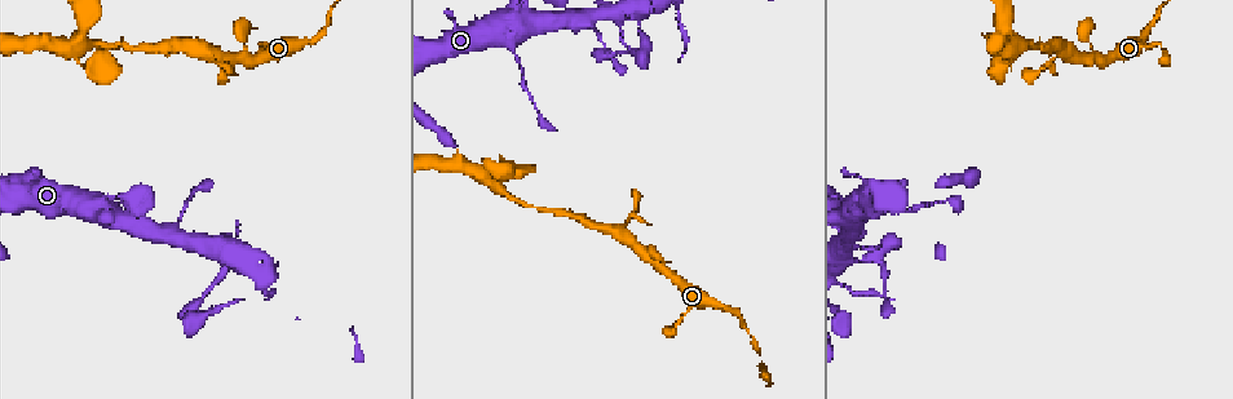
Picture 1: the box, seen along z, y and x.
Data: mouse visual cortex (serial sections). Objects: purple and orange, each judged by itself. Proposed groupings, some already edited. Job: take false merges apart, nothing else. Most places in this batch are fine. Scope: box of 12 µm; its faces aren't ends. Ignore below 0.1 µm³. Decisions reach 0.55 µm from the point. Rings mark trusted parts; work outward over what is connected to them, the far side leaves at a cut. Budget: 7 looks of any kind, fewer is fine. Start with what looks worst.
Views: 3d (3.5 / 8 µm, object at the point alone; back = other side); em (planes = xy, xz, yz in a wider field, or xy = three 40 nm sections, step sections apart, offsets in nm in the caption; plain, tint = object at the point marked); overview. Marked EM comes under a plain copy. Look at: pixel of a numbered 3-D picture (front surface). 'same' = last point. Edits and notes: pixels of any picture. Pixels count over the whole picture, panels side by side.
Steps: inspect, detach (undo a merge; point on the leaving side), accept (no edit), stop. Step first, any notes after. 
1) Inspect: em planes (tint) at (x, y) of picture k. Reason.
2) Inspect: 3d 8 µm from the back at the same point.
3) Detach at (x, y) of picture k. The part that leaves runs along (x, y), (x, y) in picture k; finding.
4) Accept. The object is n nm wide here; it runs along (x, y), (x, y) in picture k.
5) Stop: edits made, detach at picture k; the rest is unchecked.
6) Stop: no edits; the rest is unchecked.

Inspect: 3d 8 µm at (728, 308) of picture 1. Sudden change in width.

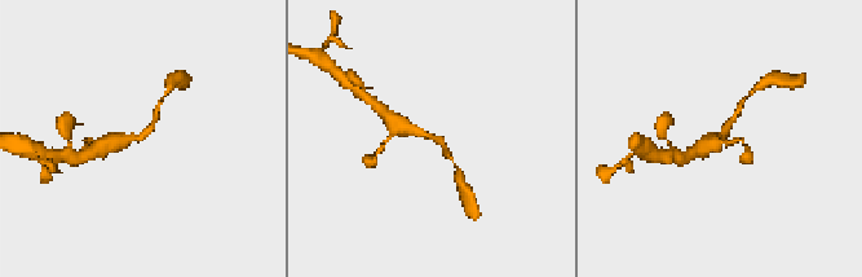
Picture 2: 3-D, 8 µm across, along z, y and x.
Inspect: 3d 3.5 µm at (723, 137) of picture 2. Zoom in.

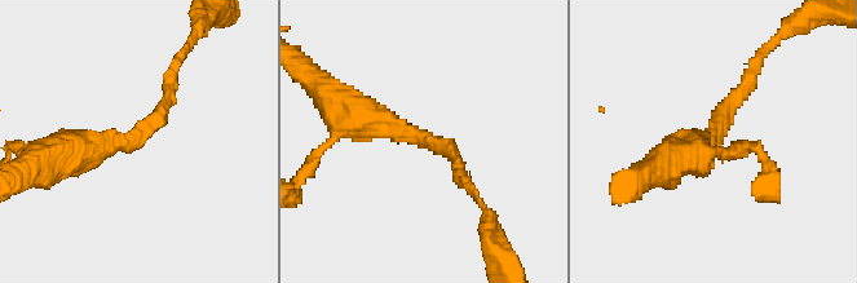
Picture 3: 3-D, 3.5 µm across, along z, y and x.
Inspect: em xy step 1 (tint) at (423, 139) of picture 3. The arms are 200, 450 nm wide.

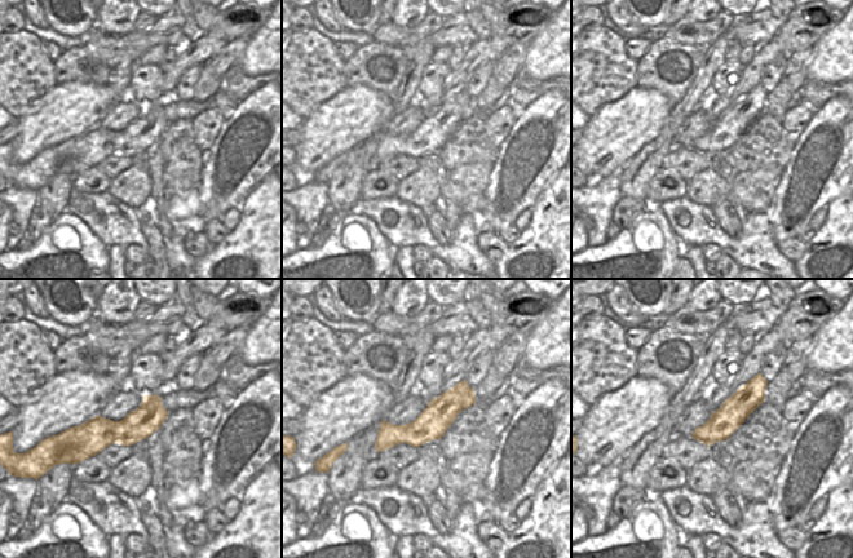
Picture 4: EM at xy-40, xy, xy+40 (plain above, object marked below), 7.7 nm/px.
Accept. The object is 240 nm wide here; it runs along (463, 384), (421, 430), (379, 446) in picture 4; all the same cell.

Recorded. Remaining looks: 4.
Inspect: 3d 3.5 µm at (1012, 46) of picture 1. Four arms meet.

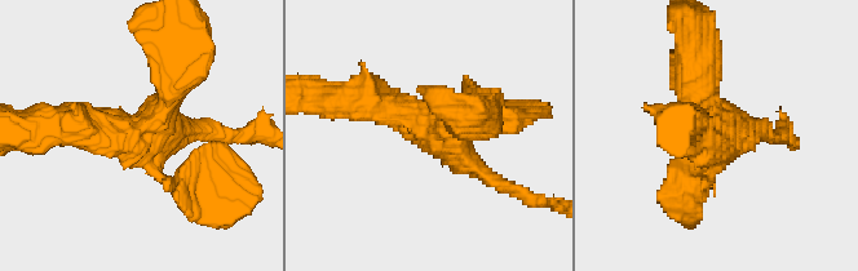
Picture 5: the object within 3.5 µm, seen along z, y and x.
Inspect: em xy step 1 (tint) at (717, 135) of picture 5. 4 arms meet here; the arms are 200, 200, 350, 450 nm wide; need the tissue.

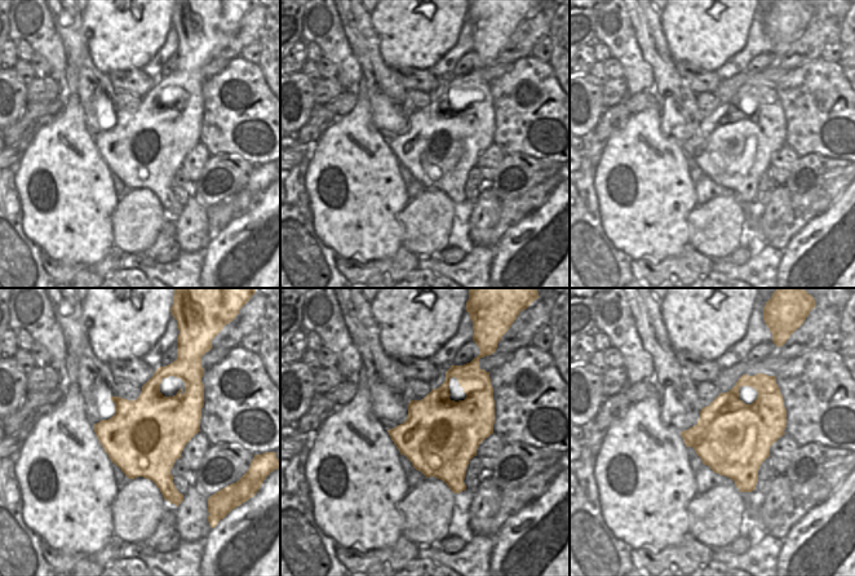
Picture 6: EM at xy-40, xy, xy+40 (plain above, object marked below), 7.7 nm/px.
Accept. The object is 600 nm wide here; it runs along (511, 190), (407, 114), (367, 100) in picture 5; all the same cell.

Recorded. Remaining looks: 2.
Inspect: 3d 3.5 µm at (847, 203) of picture 1. Thick turns thin.

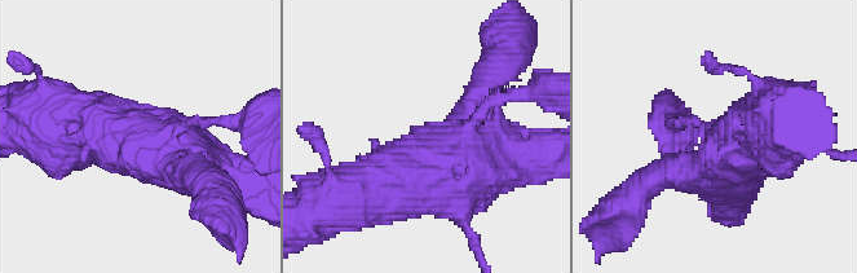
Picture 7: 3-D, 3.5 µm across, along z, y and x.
Inspect: em xy step 2 (tint) at (160, 140) of picture 7. Now the EM.

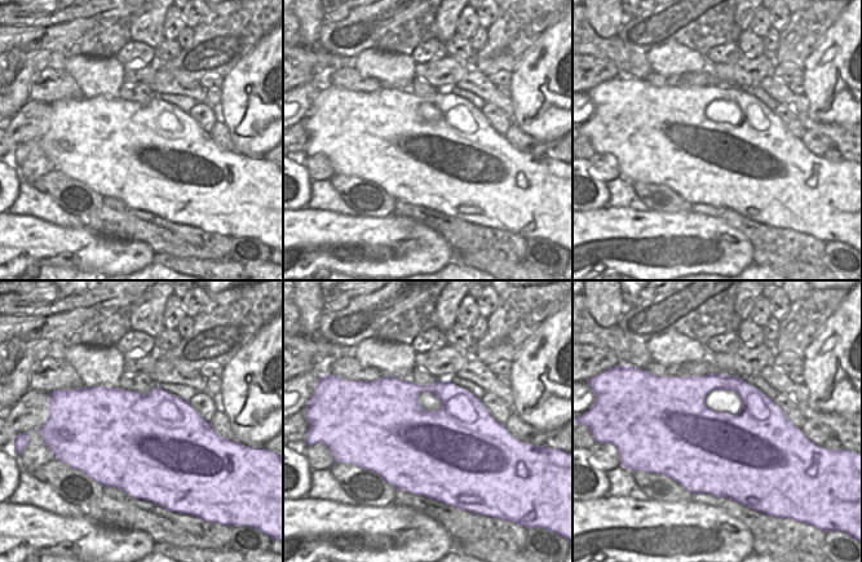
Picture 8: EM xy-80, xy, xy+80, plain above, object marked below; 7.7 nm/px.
Accept. It runs along (89, 131), (237, 183) in picture 7; all the same cell.

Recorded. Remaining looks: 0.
Stop: no edits; the rest is unchecked.

